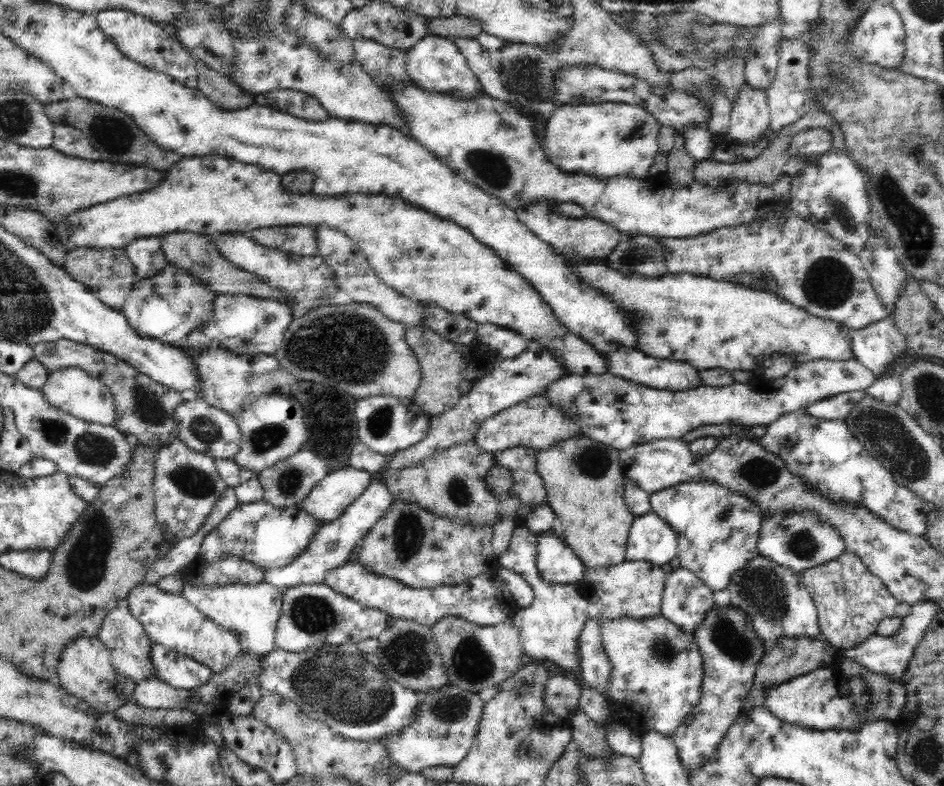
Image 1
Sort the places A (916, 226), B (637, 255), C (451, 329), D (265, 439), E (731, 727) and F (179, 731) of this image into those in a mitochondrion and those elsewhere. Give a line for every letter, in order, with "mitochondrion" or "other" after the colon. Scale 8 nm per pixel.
A: mitochondrion
B: mitochondrion
C: other
D: mitochondrion
E: other
F: other

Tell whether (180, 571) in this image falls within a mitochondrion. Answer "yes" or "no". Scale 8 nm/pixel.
no

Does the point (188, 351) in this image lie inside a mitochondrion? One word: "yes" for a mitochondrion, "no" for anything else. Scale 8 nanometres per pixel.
no

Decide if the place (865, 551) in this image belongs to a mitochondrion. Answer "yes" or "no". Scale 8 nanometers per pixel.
no

